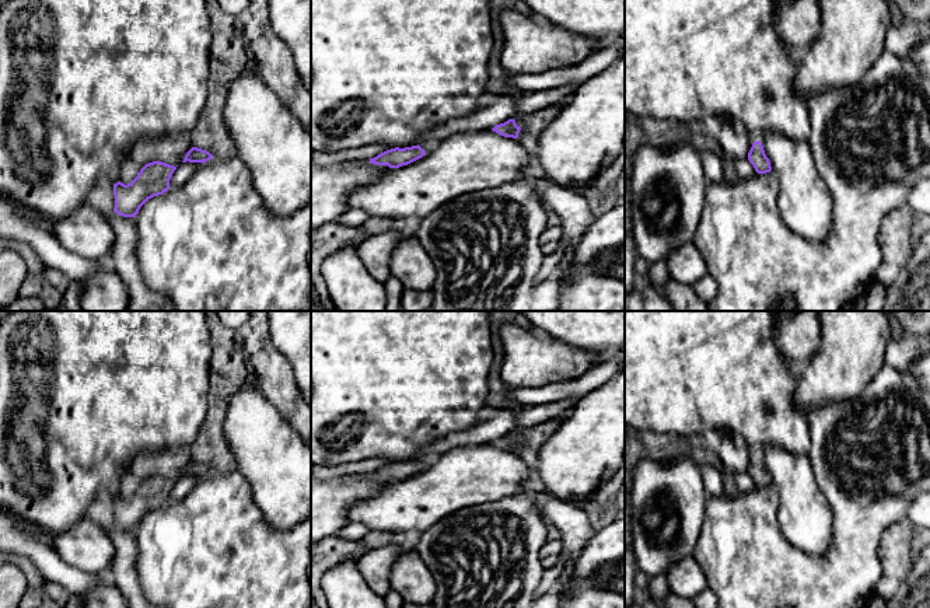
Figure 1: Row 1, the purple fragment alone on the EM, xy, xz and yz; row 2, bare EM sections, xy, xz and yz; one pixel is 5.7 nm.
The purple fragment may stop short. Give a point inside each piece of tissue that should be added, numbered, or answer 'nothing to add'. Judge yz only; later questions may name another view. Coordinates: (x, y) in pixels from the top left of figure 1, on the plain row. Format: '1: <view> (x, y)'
nothing to add

